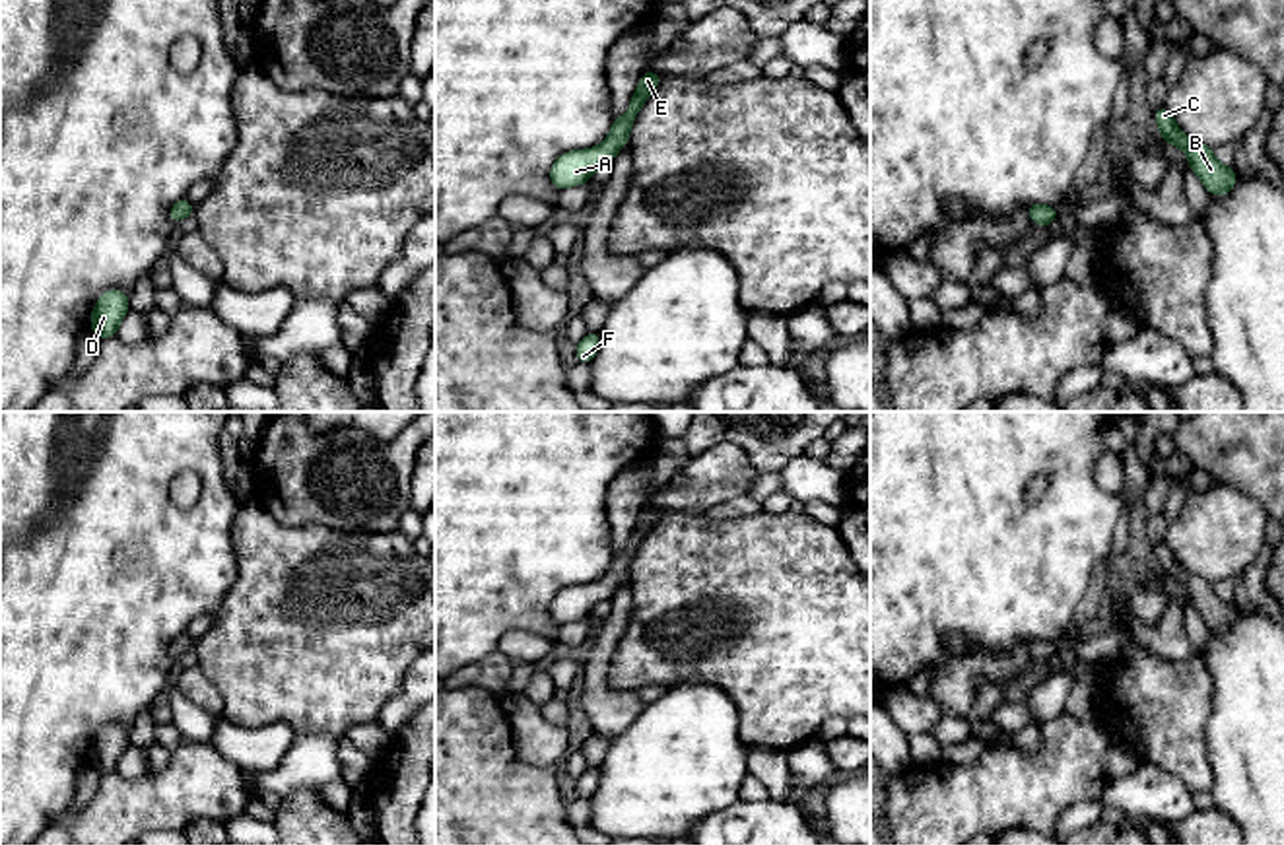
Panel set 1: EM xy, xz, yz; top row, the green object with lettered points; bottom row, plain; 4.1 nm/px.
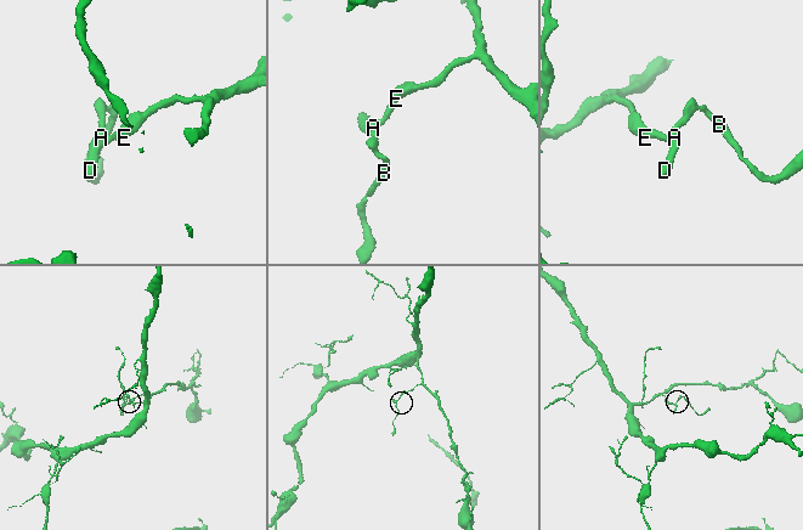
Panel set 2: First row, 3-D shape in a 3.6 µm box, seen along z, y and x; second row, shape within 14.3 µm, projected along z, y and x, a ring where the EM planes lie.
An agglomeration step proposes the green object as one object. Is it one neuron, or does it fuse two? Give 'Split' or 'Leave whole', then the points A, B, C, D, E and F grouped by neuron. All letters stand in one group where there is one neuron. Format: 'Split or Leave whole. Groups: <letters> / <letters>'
Leave whole. Groups: A B C D E F

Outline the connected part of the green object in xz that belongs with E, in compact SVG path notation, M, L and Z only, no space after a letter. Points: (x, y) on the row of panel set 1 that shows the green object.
M645 70L629 101L627 113L614 118L608 138L591 150L571 150L561 153L550 169L552 185L558 190L583 185L589 183L598 167L610 165L614 155L627 146L633 118L660 82L662 78L657 72Z

